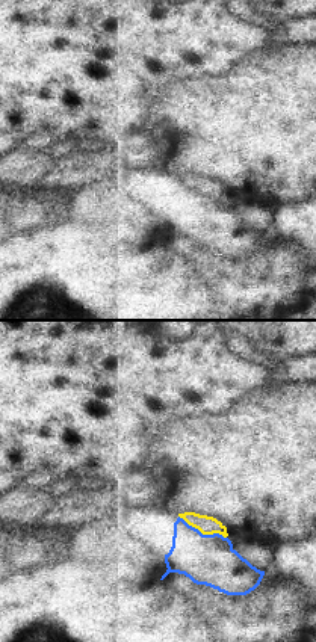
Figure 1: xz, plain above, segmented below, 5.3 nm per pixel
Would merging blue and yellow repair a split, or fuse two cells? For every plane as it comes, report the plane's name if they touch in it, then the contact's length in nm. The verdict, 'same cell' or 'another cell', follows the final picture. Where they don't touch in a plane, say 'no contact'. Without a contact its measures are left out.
contact in xz; length 280 nm

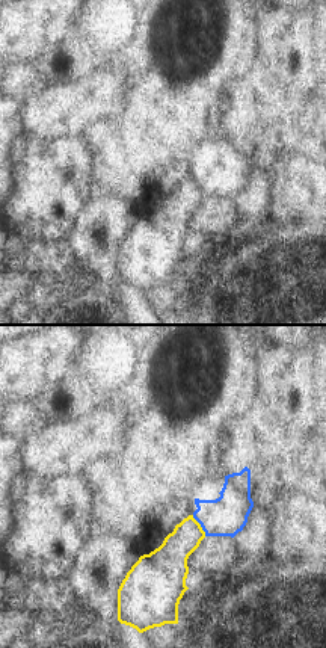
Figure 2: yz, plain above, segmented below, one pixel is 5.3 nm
contact in yz; length 130 nm

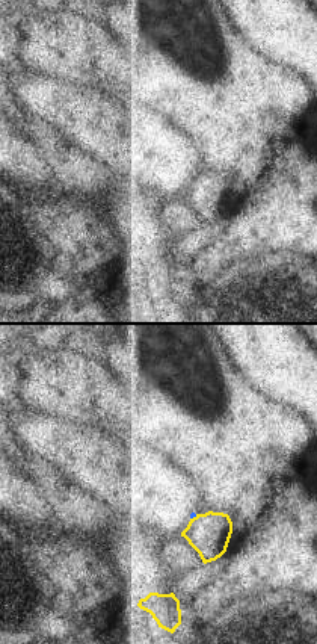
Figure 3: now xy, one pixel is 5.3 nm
contact in xy; length 50 nm

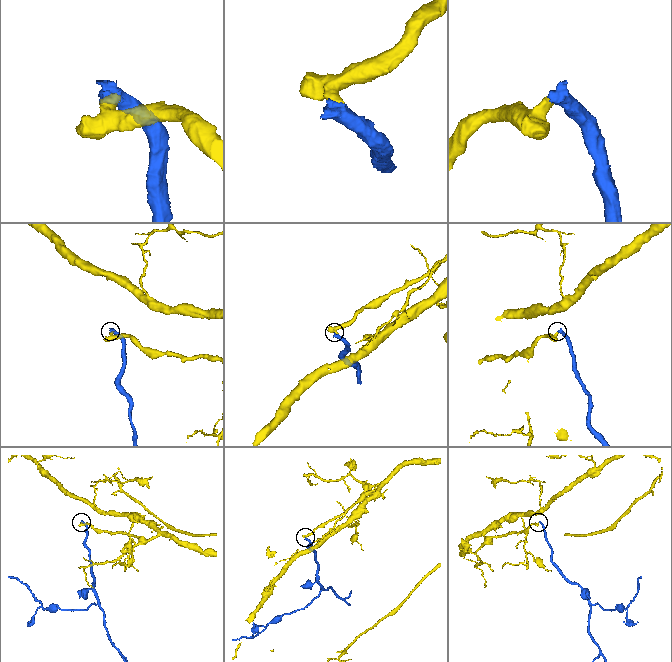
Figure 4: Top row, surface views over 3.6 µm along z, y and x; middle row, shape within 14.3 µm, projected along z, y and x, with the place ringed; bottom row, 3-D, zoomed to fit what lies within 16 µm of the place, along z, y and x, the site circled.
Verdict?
another cell

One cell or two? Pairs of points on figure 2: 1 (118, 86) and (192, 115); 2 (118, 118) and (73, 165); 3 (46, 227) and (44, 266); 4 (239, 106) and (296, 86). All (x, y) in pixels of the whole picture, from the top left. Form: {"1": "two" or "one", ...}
{"1": "two", "2": "two", "3": "two", "4": "one"}

